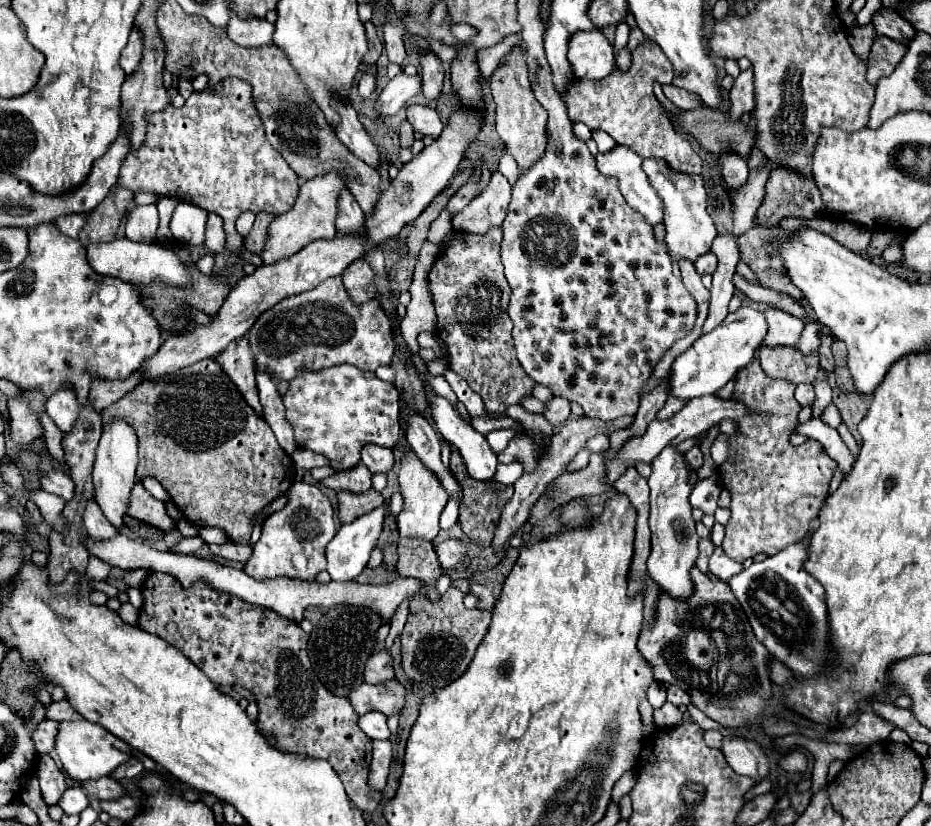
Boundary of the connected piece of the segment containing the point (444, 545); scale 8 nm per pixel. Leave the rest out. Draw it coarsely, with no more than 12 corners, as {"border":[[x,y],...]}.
{"border":[[457,539],[435,543],[439,565],[447,571],[467,557]]}

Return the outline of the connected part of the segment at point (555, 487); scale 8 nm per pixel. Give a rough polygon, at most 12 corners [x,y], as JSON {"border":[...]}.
{"border":[[603,453],[551,481],[527,525],[539,525],[573,497],[609,491]]}

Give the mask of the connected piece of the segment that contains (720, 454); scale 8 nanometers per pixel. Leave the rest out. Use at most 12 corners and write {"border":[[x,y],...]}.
{"border":[[721,433],[711,445],[711,457],[721,465],[729,455],[727,435]]}

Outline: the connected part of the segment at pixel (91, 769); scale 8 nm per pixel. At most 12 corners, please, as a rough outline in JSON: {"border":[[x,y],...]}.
{"border":[[79,715],[55,751],[77,783],[107,777],[131,747]]}

